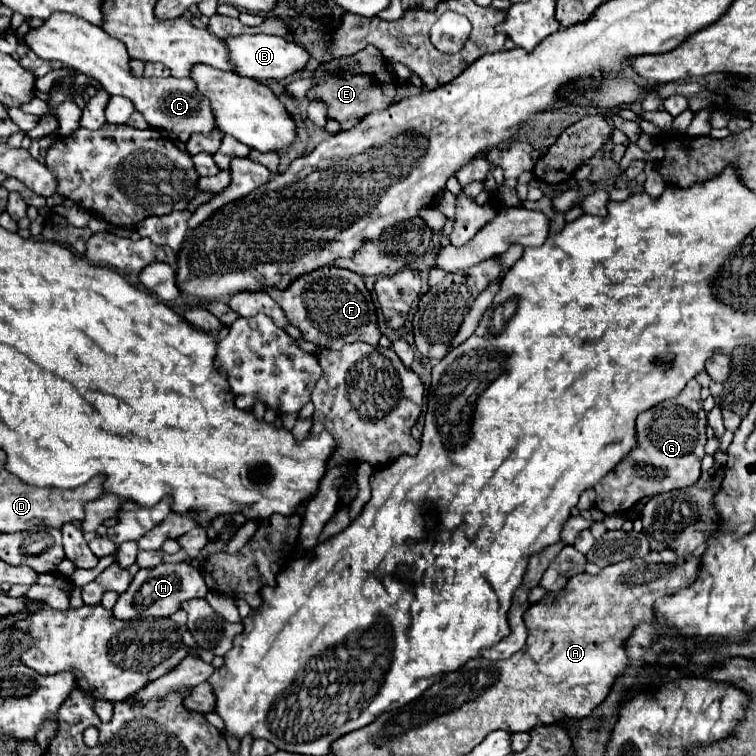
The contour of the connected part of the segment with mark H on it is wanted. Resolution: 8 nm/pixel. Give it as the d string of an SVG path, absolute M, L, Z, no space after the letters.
M160 563L152 569L140 569L134 575L130 587L118 597L112 613L114 617L124 621L136 617L170 617L186 599L206 597L206 593L208 587L204 583L204 577L192 563Z

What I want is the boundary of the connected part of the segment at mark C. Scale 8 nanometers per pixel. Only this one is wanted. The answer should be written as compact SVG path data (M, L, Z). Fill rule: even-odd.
M52 13L38 29L28 29L24 35L26 45L46 61L60 61L66 67L72 67L84 75L90 75L96 79L110 95L124 95L128 97L136 111L140 111L150 127L166 129L174 133L210 133L216 123L212 117L212 109L208 99L196 91L194 81L188 79L136 79L130 71L130 57L126 53L126 47L110 37L102 27L90 25L88 21L80 17L72 17L70 13Z

